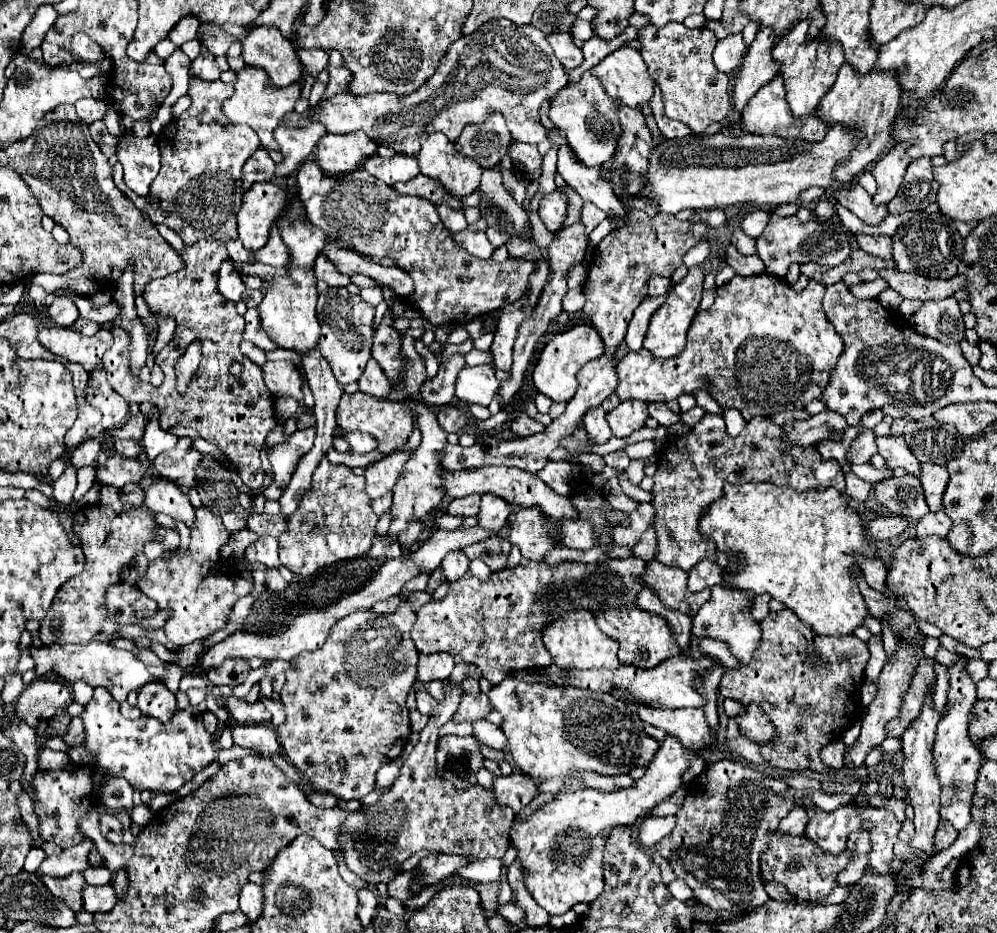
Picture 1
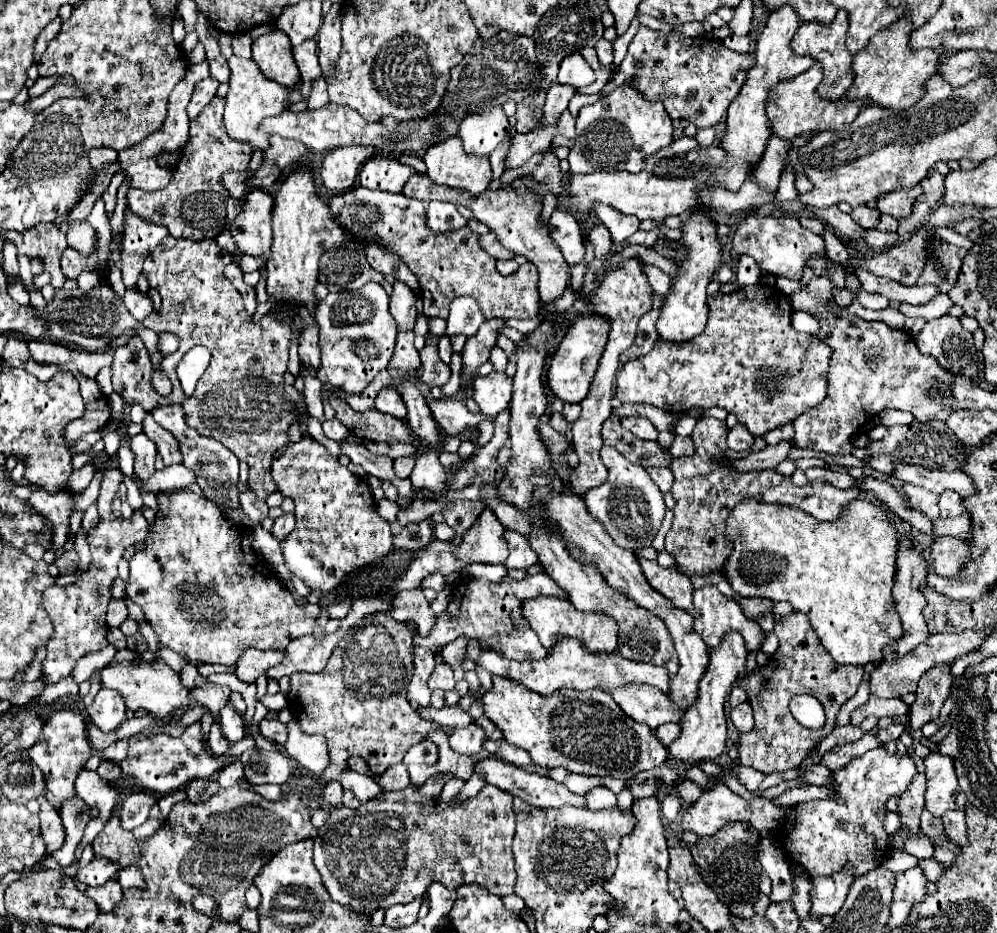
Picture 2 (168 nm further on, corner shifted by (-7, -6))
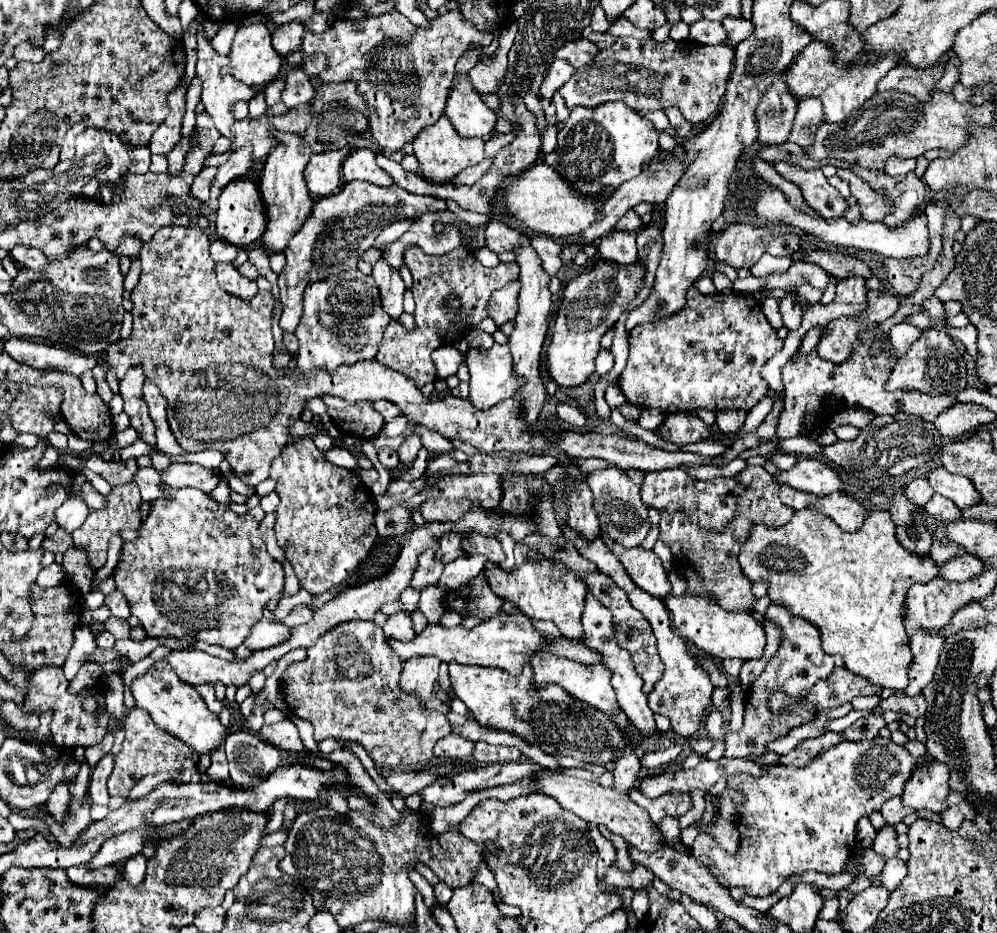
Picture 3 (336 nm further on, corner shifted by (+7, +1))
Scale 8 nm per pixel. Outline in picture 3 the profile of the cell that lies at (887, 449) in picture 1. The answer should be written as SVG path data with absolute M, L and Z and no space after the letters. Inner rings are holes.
M936 468L928 472L926 478L930 480L930 486L934 492L950 498L958 508L968 508L980 502L978 492L974 490L972 482L966 476L958 476L958 474L946 472L944 468Z

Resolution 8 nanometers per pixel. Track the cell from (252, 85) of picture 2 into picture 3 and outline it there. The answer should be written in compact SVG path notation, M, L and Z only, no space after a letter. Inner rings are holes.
M202 24L198 26L198 34L196 34L196 36L198 36L196 74L202 78L202 102L204 102L204 108L206 108L206 112L212 116L214 126L220 130L220 134L226 136L226 138L230 138L230 140L234 140L234 136L232 136L232 132L230 132L230 126L236 122L236 118L234 118L234 114L232 114L232 106L234 106L236 102L240 102L240 100L244 100L244 102L252 100L254 94L256 94L256 88L252 88L252 86L244 84L244 82L236 80L232 74L226 72L226 66L228 66L230 60L228 60L228 56L220 56L220 54L212 48L210 40L204 36L204 26L202 26Z

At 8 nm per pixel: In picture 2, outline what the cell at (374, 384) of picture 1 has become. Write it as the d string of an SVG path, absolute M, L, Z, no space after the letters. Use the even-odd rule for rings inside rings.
M382 391L376 397L376 409L382 413L388 413L388 415L394 415L398 419L406 417L406 405L396 391Z

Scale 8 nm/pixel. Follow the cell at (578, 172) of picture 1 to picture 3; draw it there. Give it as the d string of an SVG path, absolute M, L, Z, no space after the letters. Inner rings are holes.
M628 210L628 212L618 220L618 224L614 226L614 230L620 230L620 232L638 232L640 228L642 228L640 216L638 216L634 210Z

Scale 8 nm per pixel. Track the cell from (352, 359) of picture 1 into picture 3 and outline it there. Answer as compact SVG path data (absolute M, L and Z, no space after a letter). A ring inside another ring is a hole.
M350 270L320 282L310 282L304 292L304 314L296 332L296 364L300 372L322 368L332 374L344 364L348 366L360 360L372 360L388 322L390 316L382 312L378 286L372 276L364 276L360 270Z

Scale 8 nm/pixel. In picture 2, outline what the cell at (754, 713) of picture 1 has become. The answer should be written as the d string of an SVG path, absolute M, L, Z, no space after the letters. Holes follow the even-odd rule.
M744 701L744 703L736 705L736 707L732 709L730 717L732 717L732 723L736 725L736 729L738 729L740 733L748 733L748 731L752 731L752 729L754 729L752 707L748 705L748 701Z

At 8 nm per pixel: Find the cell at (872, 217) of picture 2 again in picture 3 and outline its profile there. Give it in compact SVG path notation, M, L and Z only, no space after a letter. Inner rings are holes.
M776 162L774 168L782 178L796 184L802 190L804 200L824 218L842 218L848 210L846 198L842 198L842 194L828 184L828 178L822 174L820 168L802 170L786 162Z

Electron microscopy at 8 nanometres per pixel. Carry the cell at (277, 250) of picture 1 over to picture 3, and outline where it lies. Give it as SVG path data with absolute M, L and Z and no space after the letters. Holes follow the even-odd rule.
M214 240L210 246L210 252L212 252L212 260L216 260L216 262L234 262L234 258L238 256L240 250L236 246L230 246L228 242Z

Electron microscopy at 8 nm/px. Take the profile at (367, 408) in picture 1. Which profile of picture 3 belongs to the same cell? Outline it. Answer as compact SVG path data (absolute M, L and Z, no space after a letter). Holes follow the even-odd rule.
M324 396L324 404L328 406L328 414L332 422L350 436L356 438L374 438L380 434L384 420L380 420L380 414L372 408L370 402L358 402L358 404L346 404L344 400Z

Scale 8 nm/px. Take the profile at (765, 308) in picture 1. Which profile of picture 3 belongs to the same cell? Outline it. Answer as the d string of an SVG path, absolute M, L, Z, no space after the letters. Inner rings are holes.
M692 286L688 290L688 304L682 312L630 330L630 356L618 378L618 388L630 404L638 408L658 408L664 414L692 412L696 408L748 412L766 392L766 380L760 376L764 364L780 350L782 340L766 320L760 300L752 294L730 290L704 296Z

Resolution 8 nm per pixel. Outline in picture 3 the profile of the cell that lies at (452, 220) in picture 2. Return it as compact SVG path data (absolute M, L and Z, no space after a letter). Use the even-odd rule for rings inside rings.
M412 216L412 220L398 220L398 222L394 222L394 224L390 224L390 226L386 226L382 232L380 232L380 236L376 238L376 242L374 242L374 248L380 248L382 244L386 244L386 242L394 242L394 240L398 240L404 232L408 232L410 230L410 226L416 222L418 218L414 218Z

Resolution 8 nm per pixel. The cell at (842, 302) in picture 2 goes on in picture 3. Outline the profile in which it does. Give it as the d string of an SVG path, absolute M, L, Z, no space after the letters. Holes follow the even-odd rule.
M802 284L796 292L806 300L806 304L820 302L820 298L822 298L822 290L818 290L818 288L810 288L810 284Z

